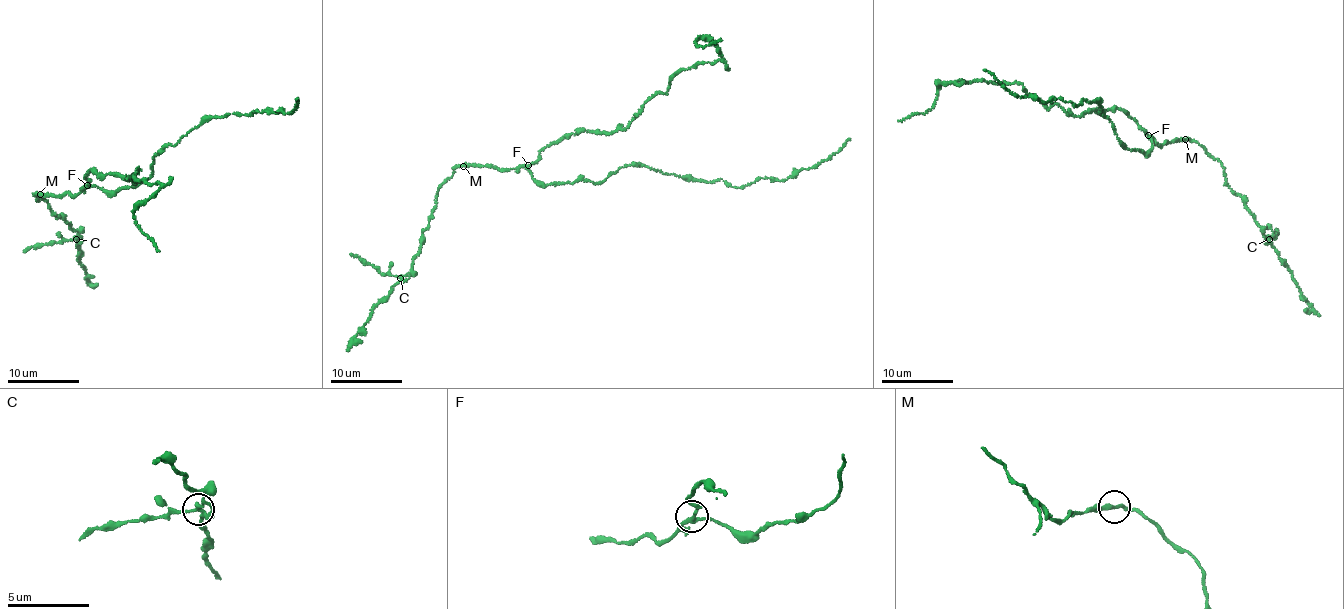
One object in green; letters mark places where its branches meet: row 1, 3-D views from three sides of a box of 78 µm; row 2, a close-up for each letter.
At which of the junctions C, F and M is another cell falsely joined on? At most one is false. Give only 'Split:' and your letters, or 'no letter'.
Split: C

